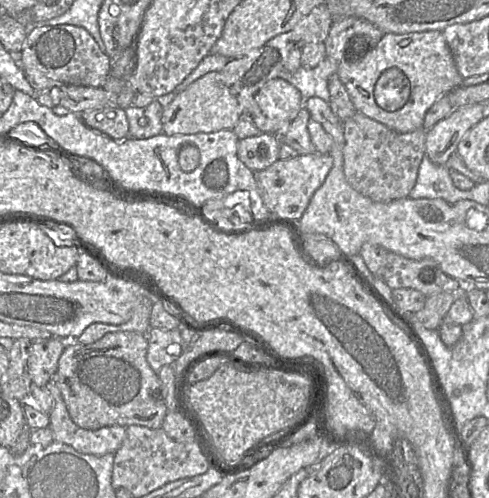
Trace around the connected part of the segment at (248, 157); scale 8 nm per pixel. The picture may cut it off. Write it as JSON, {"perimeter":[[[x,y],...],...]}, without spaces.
{"perimeter":[[[261,132],[259,135],[239,140],[237,156],[247,168],[259,172],[279,159],[279,149],[278,136]]]}

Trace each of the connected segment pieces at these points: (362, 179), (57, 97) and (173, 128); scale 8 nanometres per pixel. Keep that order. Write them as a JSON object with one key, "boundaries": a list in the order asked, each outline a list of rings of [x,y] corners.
{"boundaries":[[[[360,112],[343,122],[343,128],[343,171],[349,185],[375,202],[387,203],[408,197],[426,155],[426,130],[395,132]]],[[[64,85],[37,91],[36,100],[48,108],[63,106],[69,112],[80,114],[95,108],[117,107],[117,96],[101,87]]],[[[212,71],[198,78],[179,93],[170,104],[163,107],[163,133],[196,134],[210,133],[222,129],[233,129],[240,118],[245,116],[238,100],[222,81],[220,72]]]]}

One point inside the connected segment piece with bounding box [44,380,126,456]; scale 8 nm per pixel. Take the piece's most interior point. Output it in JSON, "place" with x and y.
{"place":[105,440]}

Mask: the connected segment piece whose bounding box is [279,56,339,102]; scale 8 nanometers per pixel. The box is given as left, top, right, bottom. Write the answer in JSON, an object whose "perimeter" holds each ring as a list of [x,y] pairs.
{"perimeter":[[[326,56],[316,67],[301,66],[294,72],[282,71],[279,78],[296,87],[304,100],[317,97],[328,102],[328,81],[332,75],[337,74],[338,63]]]}

